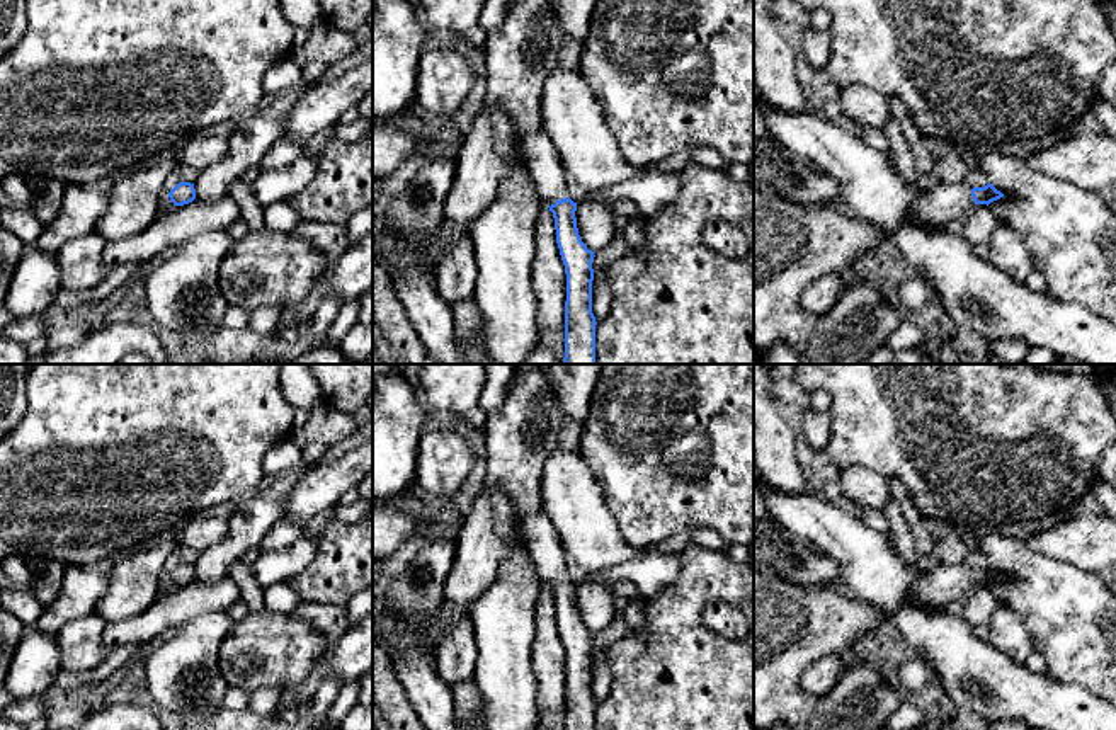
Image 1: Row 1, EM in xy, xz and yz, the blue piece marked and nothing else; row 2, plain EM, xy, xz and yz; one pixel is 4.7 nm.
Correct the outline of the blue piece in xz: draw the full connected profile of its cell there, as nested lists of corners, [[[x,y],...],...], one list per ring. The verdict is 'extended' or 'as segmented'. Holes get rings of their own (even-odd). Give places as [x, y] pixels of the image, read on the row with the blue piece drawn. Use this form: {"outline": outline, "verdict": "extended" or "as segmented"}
{"outline": [[[544,128],[522,134],[527,172],[555,218],[556,243],[567,274],[565,364],[595,364],[595,317],[592,313],[594,252],[577,228],[577,202],[568,197],[567,174]]], "verdict": "extended"}

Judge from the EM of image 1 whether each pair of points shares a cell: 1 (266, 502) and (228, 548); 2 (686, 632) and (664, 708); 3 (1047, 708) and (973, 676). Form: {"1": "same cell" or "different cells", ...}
{"1": "same cell", "2": "same cell", "3": "same cell"}

